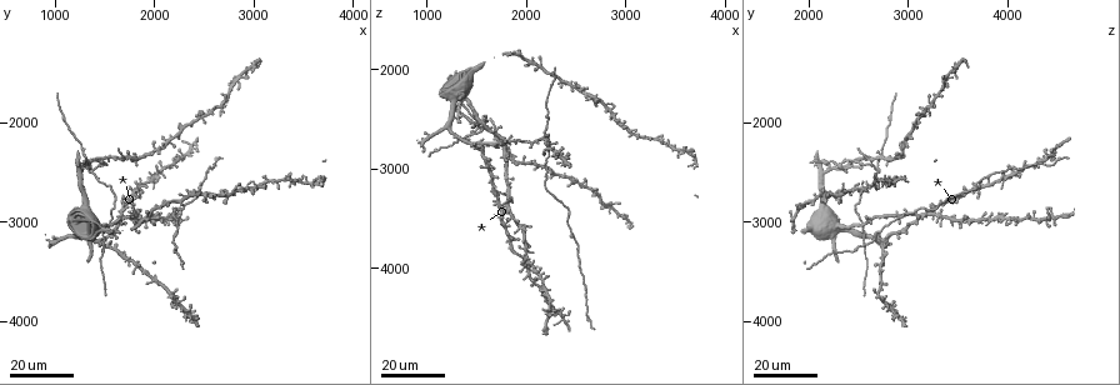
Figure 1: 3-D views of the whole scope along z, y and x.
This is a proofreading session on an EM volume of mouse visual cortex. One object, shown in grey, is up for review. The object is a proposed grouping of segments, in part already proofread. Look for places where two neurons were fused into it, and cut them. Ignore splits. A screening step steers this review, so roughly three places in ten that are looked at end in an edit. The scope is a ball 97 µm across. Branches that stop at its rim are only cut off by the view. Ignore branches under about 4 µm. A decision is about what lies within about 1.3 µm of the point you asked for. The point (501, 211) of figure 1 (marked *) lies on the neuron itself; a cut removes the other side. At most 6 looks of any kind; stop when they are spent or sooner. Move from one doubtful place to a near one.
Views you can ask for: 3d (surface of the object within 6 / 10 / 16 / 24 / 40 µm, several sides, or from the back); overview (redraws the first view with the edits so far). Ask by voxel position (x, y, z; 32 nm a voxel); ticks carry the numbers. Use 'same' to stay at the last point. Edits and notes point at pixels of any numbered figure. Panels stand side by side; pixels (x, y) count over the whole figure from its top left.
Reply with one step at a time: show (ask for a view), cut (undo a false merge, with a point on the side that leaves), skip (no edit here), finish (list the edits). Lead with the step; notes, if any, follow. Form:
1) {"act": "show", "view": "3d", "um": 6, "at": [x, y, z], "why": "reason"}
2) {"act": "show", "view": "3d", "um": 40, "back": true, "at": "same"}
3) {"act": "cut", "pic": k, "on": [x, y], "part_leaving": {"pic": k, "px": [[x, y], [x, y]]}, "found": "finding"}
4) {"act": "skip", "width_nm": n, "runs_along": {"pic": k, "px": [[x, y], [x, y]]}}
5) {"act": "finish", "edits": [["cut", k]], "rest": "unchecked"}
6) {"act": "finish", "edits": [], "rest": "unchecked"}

{"act": "show", "view": "3d", "um": 24, "at": [1520, 3040, 2560], "why": "small branch off a trunk"}

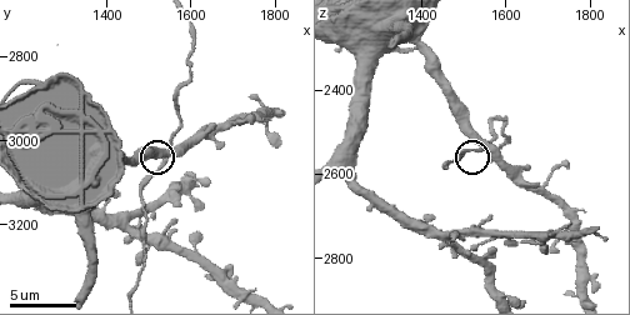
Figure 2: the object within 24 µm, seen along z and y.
{"act": "show", "view": "3d", "um": 6, "at": [1540, 3045, 2550], "why": "closer look"}

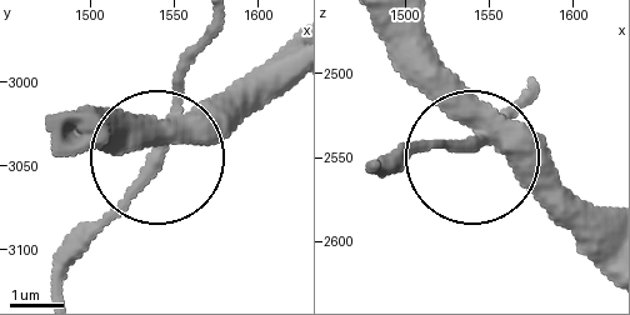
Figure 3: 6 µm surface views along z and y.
{"act": "skip", "side_arm_um": 25, "found": "continuous, no second neuron"}

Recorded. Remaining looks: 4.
{"act": "show", "view": "3d", "um": 24, "at": [1700, 2360, 2620], "why": "a fork"}

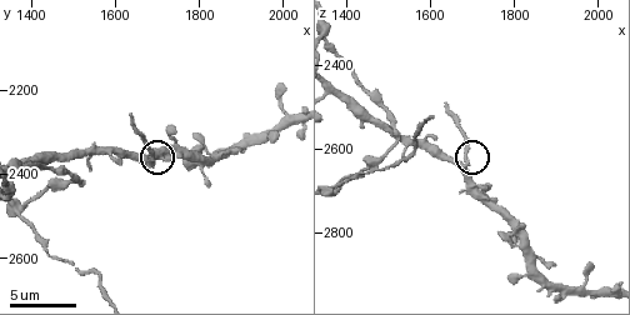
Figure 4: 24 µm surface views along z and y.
{"act": "show", "view": "3d", "um": 10, "at": [1685, 2370, 2640]}

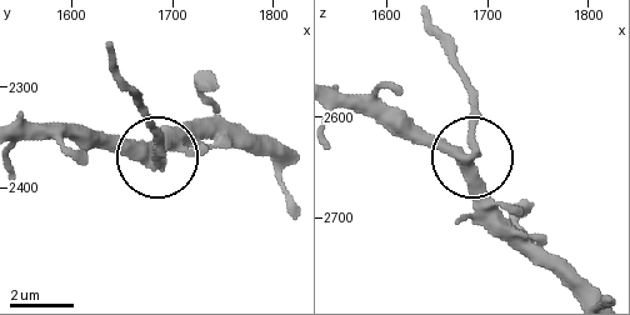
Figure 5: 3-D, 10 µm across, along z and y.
{"act": "cut", "pic": 5, "on": [150, 126], "width_nm": 290, "part_leaving": {"pic": 5, "px": [[160, 153], [158, 129], [123, 80], [111, 48]]}, "found": "two neurons meet here"}

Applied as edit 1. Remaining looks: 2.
{"act": "show", "view": "3d", "um": 10, "at": [1385, 2480, 2695], "why": "three-way junction"}

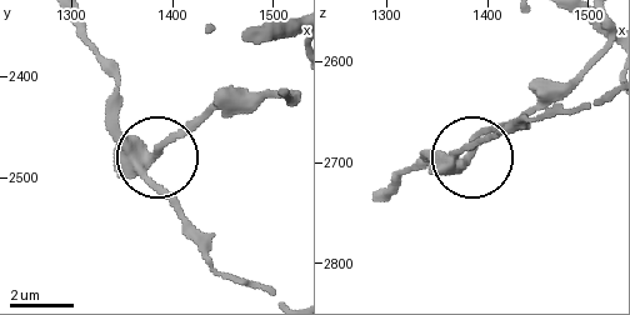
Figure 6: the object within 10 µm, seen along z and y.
{"act": "cut", "pic": 6, "on": [166, 141], "side_arm_um": 29, "found": "two neurons meet here"}

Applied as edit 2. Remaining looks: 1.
{"act": "finish", "edits": [["cut", 5], ["cut", 6]], "rest": "unchecked"}

